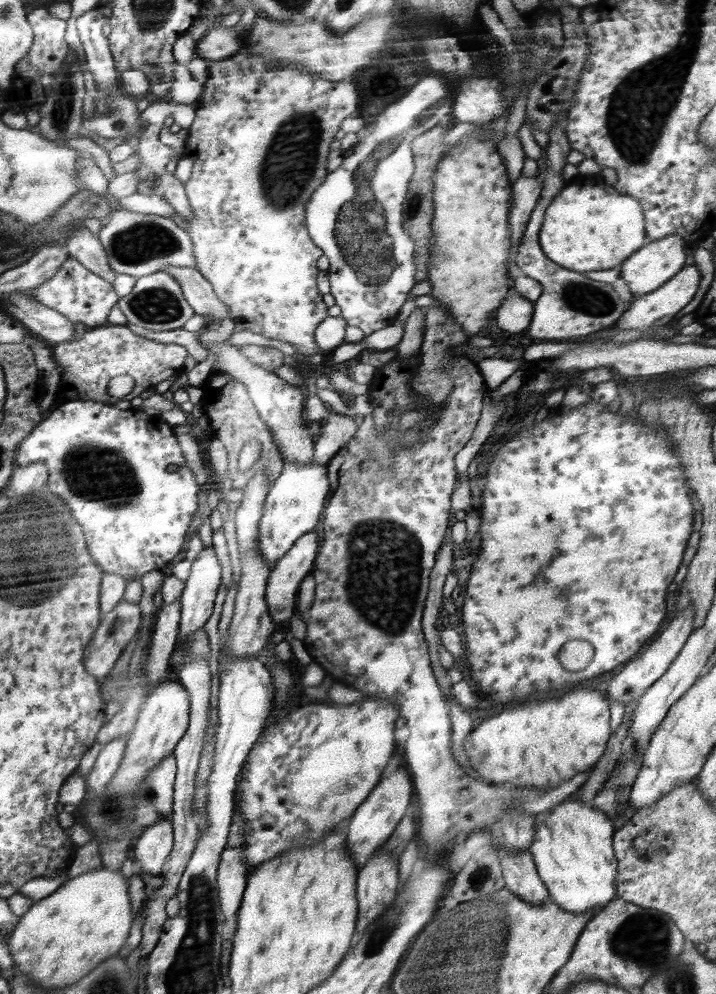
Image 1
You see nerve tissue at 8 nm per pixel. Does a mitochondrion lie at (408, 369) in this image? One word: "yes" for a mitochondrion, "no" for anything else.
no

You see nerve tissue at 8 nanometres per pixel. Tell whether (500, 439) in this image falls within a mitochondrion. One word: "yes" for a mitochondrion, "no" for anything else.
no

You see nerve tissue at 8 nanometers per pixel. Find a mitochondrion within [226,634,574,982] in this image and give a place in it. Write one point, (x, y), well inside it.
(375, 940)

